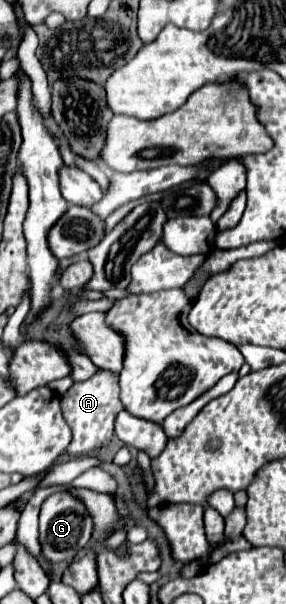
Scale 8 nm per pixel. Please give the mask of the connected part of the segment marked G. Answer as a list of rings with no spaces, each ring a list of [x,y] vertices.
[[[57,492],[51,494],[43,504],[41,504],[41,514],[39,514],[39,542],[41,542],[41,554],[49,562],[73,562],[75,554],[79,554],[91,538],[93,532],[93,522],[87,512],[87,508],[71,494],[67,492]]]

